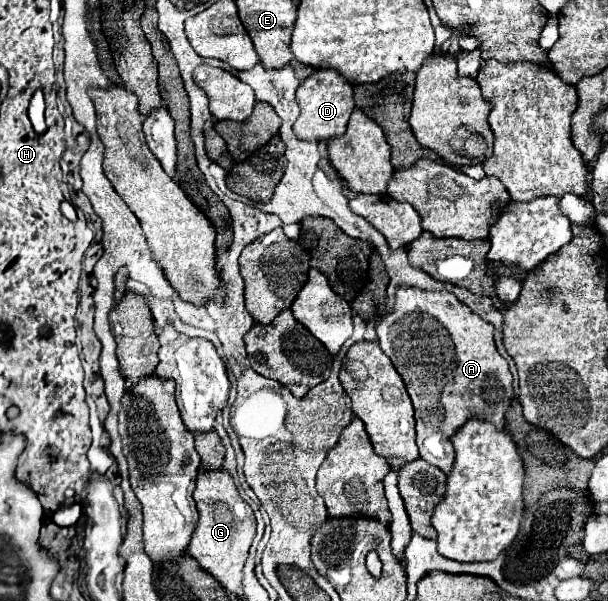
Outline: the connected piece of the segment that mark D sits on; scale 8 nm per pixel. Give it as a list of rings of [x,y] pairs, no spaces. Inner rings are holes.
[[[334,68],[316,70],[310,74],[296,92],[296,100],[300,104],[300,118],[294,124],[296,136],[300,140],[328,140],[332,136],[340,136],[346,130],[348,118],[354,112],[354,90],[352,84]]]

